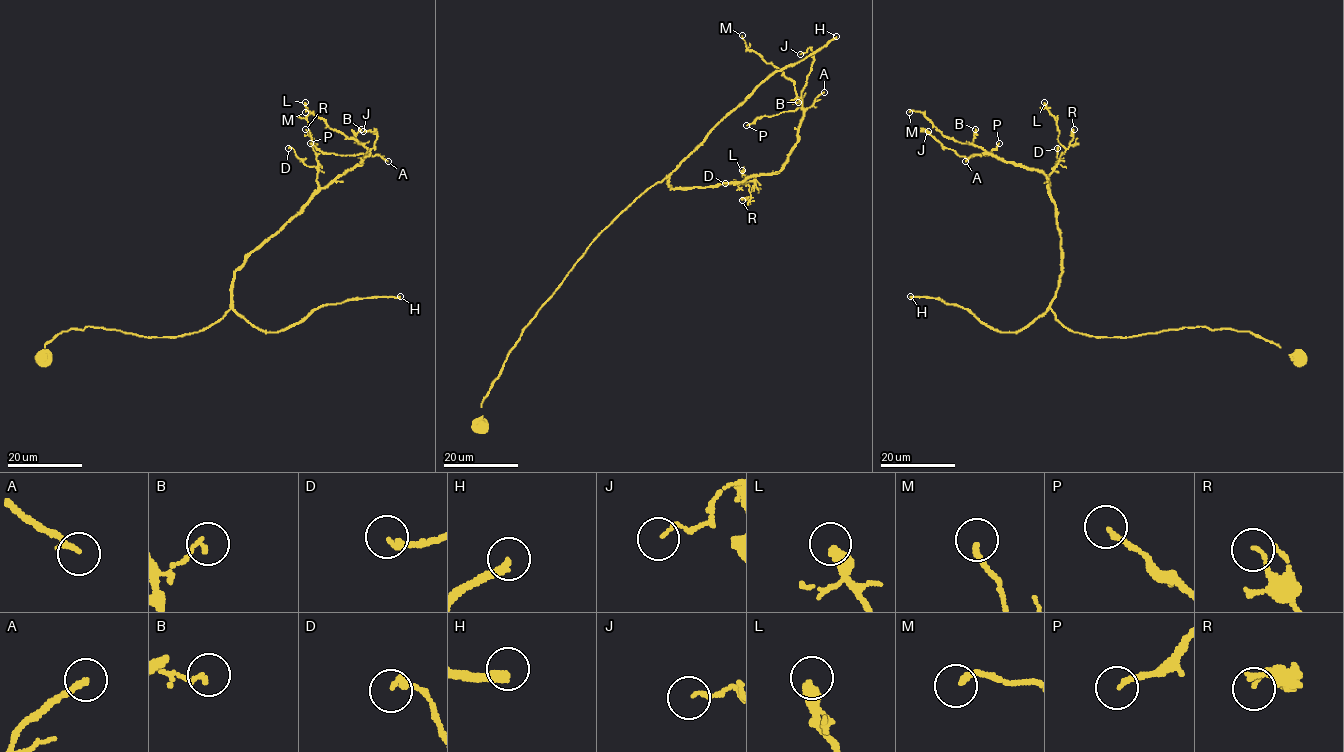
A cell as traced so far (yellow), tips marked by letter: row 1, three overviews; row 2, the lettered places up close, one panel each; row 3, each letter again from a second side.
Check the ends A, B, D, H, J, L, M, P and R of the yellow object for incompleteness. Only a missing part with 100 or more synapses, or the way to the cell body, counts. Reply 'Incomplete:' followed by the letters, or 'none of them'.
Incomplete: H

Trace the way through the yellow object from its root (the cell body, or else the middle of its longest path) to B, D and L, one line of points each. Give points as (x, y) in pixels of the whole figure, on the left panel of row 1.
B: (44, 359), (45, 345), (70, 329), (176, 337), (219, 320), (243, 260), (365, 158), (355, 135), (361, 129)
D: (44, 359), (45, 345), (70, 329), (176, 337), (219, 320), (235, 271), (317, 189), (317, 170), (288, 148)
L: (44, 359), (45, 345), (70, 329), (176, 337), (219, 320), (230, 308), (235, 271), (317, 189), (305, 102)

